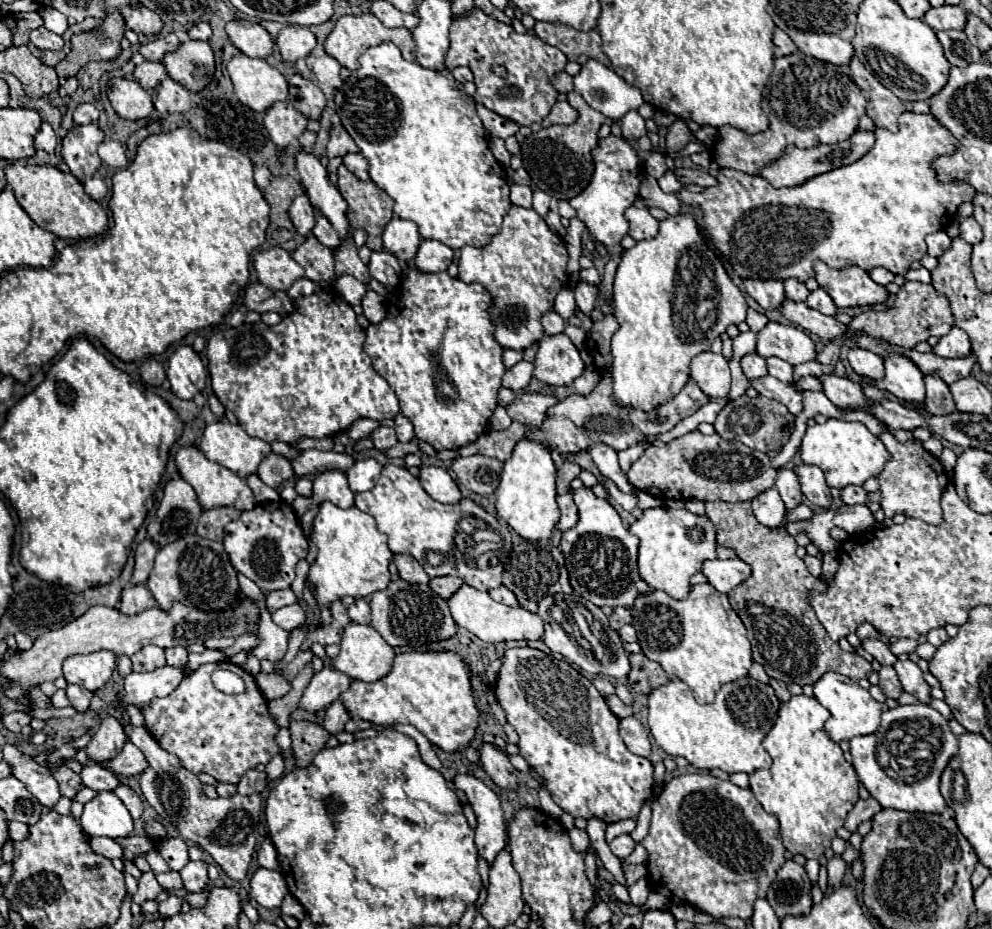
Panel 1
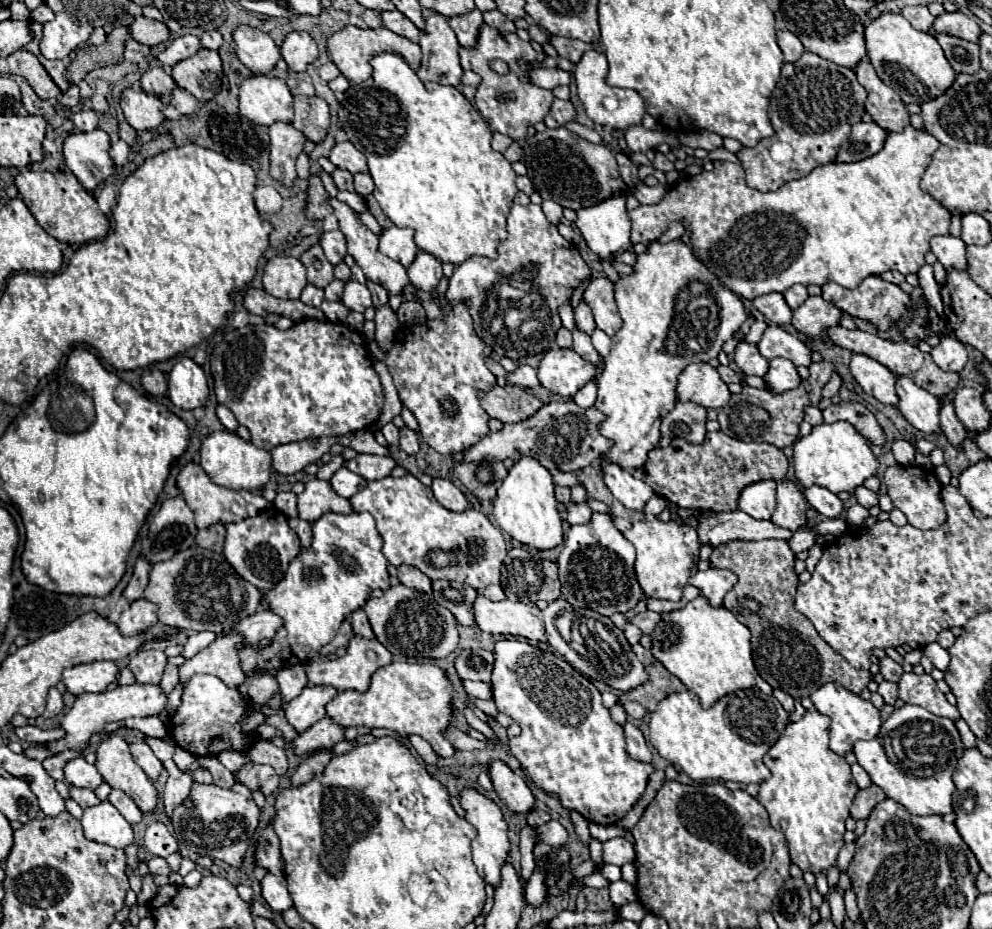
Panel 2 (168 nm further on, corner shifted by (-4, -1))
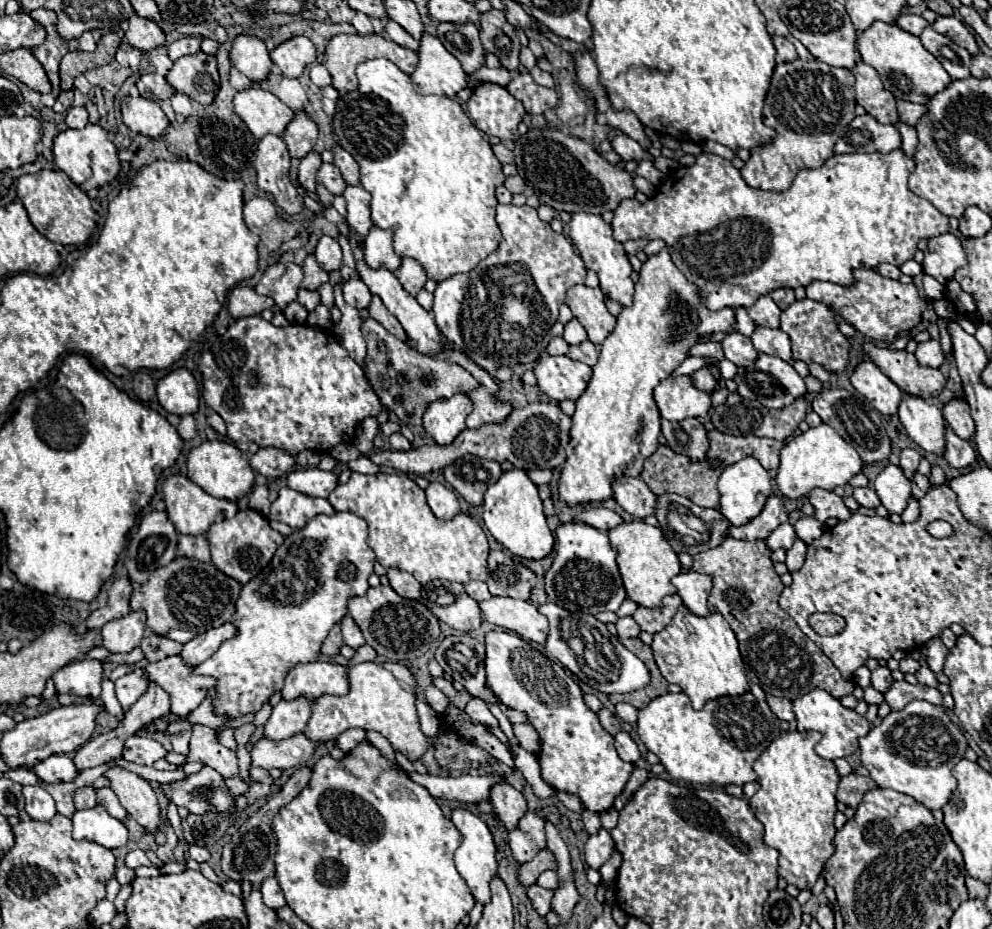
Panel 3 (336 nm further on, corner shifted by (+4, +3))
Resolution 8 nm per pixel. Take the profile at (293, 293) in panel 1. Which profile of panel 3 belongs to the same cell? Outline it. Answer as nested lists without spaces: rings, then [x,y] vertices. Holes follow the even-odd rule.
[[[300,289],[298,291],[298,303],[304,305],[308,311],[314,311],[316,305],[320,303],[320,295],[318,291],[308,291],[308,289]]]

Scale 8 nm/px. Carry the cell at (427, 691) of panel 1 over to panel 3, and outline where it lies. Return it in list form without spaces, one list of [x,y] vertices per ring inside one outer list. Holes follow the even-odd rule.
[[[360,663],[350,667],[350,693],[348,695],[322,695],[318,699],[312,701],[312,717],[306,725],[306,737],[310,737],[312,741],[334,741],[340,733],[344,733],[346,729],[352,727],[362,727],[366,731],[378,731],[382,733],[396,751],[404,753],[410,761],[420,759],[428,747],[432,745],[430,739],[420,731],[420,721],[418,721],[418,713],[416,713],[416,677],[414,673],[400,663]]]

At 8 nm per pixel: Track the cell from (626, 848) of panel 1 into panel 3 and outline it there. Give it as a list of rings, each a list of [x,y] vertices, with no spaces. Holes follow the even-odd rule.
[[[600,829],[586,841],[586,863],[594,869],[600,869],[616,851],[616,843],[606,829]]]

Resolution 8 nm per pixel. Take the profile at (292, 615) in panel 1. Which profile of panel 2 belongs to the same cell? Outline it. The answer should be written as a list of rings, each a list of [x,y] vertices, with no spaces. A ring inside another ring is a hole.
[[[256,611],[254,615],[242,619],[238,625],[234,625],[230,631],[236,631],[242,637],[242,645],[254,645],[262,639],[270,639],[274,637],[274,633],[278,631],[278,627],[282,625],[282,619],[270,611]]]

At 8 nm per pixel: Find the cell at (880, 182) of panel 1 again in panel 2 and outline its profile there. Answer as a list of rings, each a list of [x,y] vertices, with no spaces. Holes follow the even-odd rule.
[[[908,125],[900,133],[890,133],[884,147],[872,157],[856,163],[820,165],[804,179],[788,181],[778,191],[768,193],[750,189],[740,165],[714,161],[712,171],[684,177],[660,203],[638,205],[628,211],[632,223],[630,241],[634,245],[648,245],[648,241],[658,239],[668,229],[668,221],[690,221],[690,247],[694,257],[718,277],[722,287],[750,301],[772,291],[784,293],[794,283],[824,285],[826,281],[834,281],[846,289],[854,289],[868,275],[880,275],[888,269],[896,269],[902,275],[918,273],[924,265],[924,255],[930,251],[930,239],[934,235],[948,235],[952,217],[918,185],[938,145],[928,131],[916,131]]]

